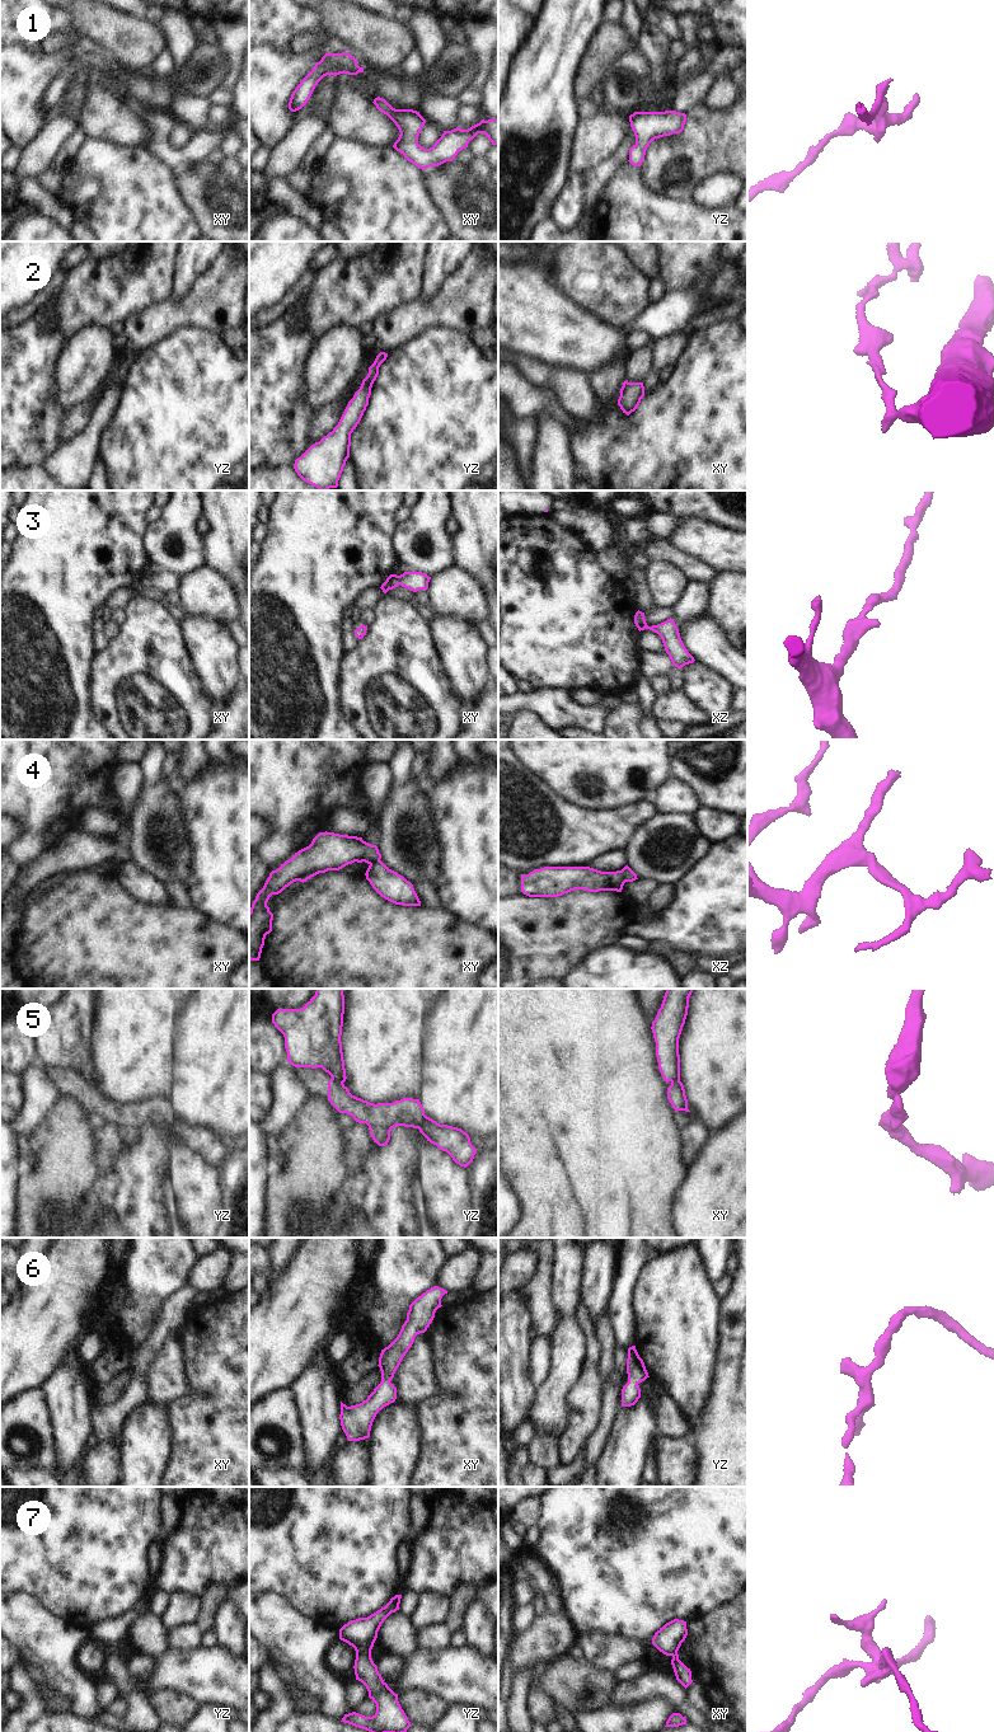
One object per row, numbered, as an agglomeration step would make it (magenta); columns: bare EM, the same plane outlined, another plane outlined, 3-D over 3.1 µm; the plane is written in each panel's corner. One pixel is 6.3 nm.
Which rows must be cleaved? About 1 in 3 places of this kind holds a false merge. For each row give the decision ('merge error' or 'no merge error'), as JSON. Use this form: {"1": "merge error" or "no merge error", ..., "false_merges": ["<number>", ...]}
{"1": "no merge error", "2": "merge error", "3": "no merge error", "4": "merge error", "5": "merge error", "6": "no merge error", "7": "no merge error", "false_merges": ["2", "4", "5"]}

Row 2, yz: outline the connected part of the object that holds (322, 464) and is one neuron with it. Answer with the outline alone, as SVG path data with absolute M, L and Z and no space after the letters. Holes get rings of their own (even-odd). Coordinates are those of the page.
M361 384L333 431L295 460L294 469L303 480L319 491L338 487L338 480L350 457L351 433L369 405L371 388L371 385Z

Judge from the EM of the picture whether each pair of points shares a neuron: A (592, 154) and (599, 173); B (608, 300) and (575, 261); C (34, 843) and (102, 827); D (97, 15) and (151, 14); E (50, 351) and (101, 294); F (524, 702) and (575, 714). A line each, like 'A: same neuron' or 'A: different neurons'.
A: different neurons
B: same neuron
C: different neurons
D: different neurons
E: different neurons
F: same neuron

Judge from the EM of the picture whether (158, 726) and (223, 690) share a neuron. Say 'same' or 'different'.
different

